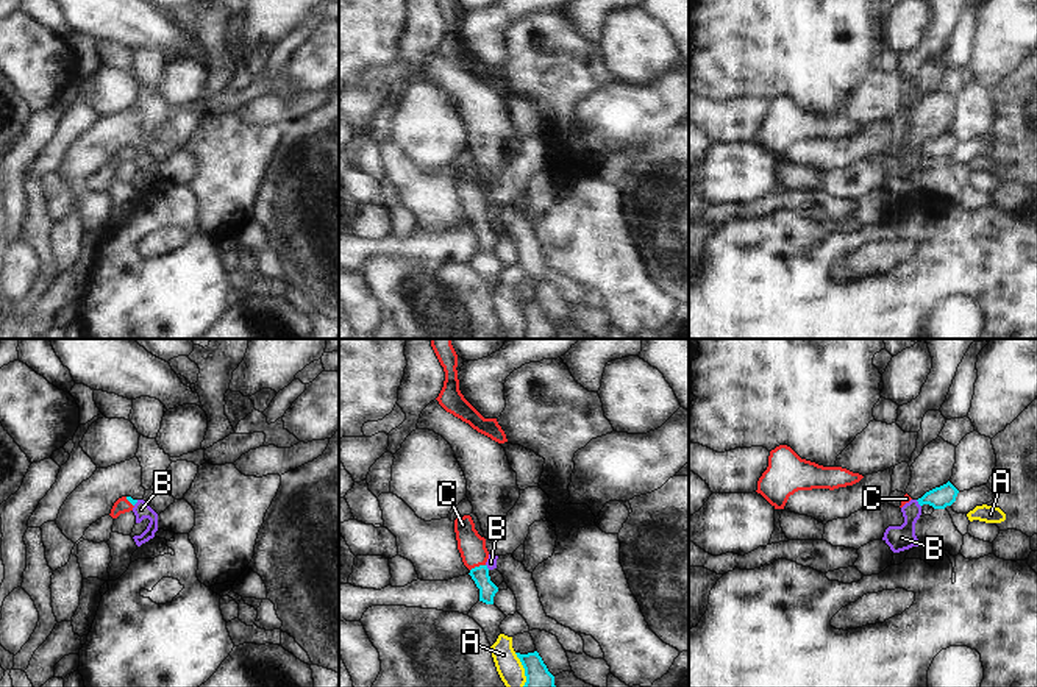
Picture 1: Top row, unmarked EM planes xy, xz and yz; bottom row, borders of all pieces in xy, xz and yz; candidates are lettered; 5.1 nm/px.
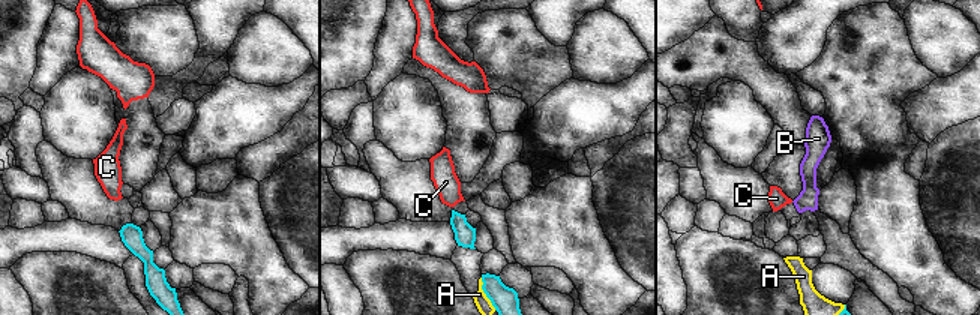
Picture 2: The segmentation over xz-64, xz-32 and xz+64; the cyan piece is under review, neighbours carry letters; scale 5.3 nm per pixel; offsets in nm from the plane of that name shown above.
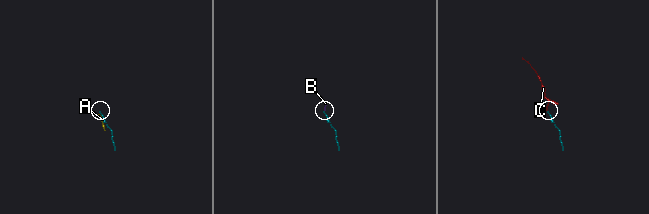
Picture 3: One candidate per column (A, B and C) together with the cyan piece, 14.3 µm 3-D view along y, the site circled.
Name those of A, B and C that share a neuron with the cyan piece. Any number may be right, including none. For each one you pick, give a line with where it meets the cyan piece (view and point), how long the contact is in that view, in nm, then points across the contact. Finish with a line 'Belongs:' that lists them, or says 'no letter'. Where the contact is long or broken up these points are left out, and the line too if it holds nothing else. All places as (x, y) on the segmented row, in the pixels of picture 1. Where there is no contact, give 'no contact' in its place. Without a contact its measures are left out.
C: contact xz (477, 567); length 90 nm; way xz (480, 575), (477, 567), (472, 547)
Belongs: C

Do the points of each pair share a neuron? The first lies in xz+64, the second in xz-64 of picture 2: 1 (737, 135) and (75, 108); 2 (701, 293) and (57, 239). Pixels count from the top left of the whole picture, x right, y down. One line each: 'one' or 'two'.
1: one
2: two

